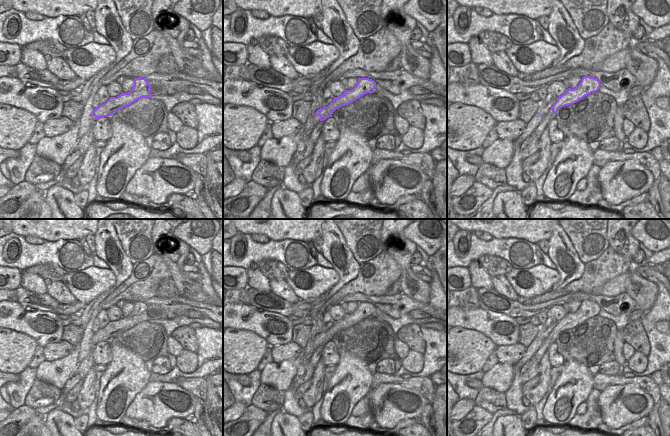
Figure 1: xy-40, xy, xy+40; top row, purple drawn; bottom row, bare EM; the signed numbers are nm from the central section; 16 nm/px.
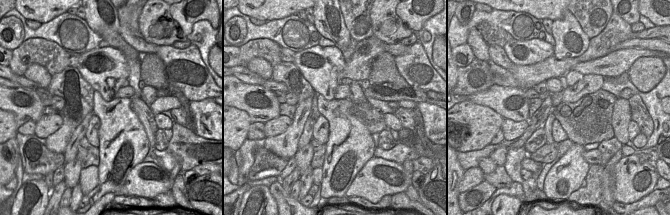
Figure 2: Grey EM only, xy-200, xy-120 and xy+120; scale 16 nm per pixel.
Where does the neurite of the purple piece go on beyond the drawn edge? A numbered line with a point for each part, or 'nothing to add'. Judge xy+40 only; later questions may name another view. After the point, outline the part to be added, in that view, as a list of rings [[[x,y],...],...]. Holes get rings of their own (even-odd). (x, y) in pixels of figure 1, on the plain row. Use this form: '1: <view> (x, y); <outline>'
1: xy+40 (549, 340); [[[552,332],[548,335],[548,337],[544,340],[543,344],[541,347],[538,349],[538,351],[535,353],[534,357],[537,360],[541,360],[544,353],[548,350],[549,346],[554,343],[556,338],[552,336]]]

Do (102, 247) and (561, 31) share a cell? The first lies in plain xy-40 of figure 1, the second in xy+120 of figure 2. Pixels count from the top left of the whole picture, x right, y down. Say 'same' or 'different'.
same

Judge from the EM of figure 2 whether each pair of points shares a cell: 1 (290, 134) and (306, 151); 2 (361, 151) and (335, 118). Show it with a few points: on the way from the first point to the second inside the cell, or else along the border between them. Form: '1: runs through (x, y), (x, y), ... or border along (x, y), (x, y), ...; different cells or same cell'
1: border along (298, 149), (293, 156); different cells
2: runs through (353, 143), (351, 141), (351, 133), (343, 125); same cell

